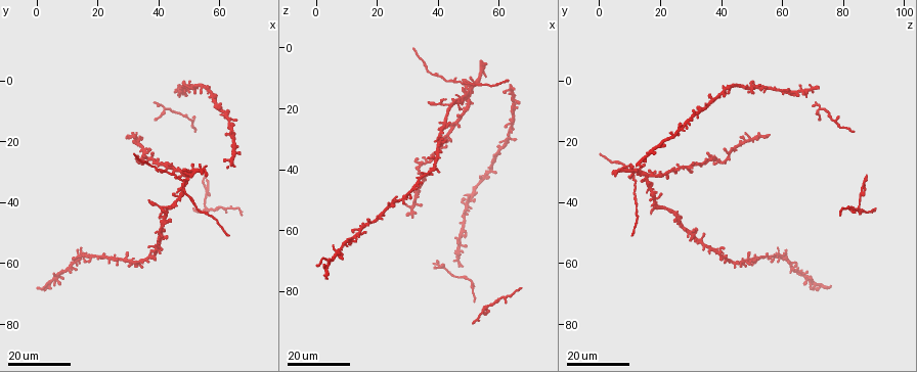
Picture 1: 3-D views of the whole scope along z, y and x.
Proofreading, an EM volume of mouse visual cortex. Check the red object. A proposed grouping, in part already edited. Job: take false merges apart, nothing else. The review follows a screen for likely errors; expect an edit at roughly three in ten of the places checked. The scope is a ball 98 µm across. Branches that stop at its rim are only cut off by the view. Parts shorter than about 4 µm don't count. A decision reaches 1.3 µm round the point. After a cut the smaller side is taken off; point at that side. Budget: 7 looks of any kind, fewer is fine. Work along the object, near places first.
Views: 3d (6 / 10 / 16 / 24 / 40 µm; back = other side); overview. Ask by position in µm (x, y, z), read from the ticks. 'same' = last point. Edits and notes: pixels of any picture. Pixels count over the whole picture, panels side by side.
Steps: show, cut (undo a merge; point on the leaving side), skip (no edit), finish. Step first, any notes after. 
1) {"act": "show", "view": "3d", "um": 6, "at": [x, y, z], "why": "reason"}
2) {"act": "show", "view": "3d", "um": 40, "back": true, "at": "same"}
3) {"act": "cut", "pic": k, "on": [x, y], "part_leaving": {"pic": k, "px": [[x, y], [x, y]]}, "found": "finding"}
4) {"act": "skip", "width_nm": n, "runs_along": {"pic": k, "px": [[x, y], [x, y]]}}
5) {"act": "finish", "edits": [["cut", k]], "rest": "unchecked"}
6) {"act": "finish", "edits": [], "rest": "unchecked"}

{"act": "show", "view": "3d", "um": 16, "at": [43, 41, 20], "why": "branch point"}

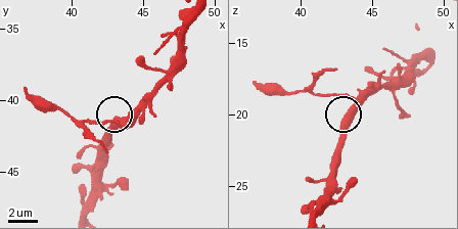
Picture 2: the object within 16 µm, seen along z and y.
{"act": "show", "view": "3d", "um": 6, "at": [43.8, 41.6, 19.2]}

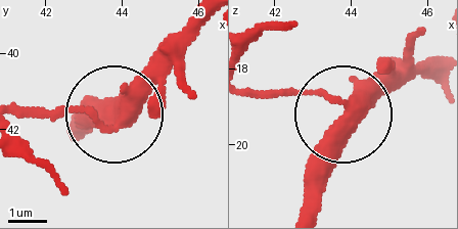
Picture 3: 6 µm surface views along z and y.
{"act": "cut", "pic": 3, "on": [52, 111], "side_arm_um": 8, "part_leaving": {"pic": 3, "px": [[109, 129], [74, 109], [26, 109]]}, "found": "two cells meet here"}

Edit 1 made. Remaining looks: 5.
{"act": "show", "view": "overview"}

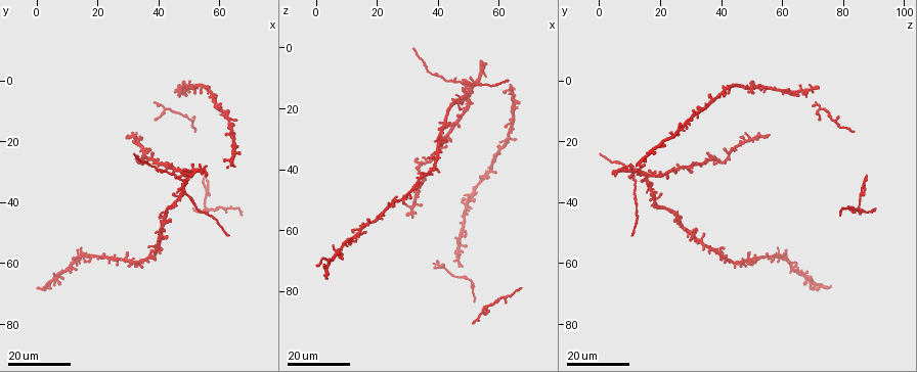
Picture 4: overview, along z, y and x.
{"act": "show", "view": "3d", "um": 24, "at": [48, 33, 12], "why": "three arms meet"}

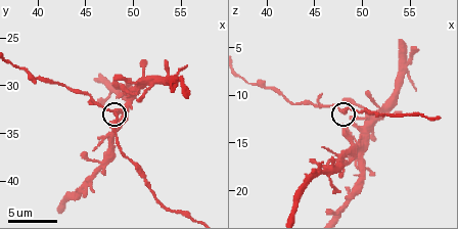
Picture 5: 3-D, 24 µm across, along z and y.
{"act": "show", "view": "3d", "um": 6, "at": "same"}

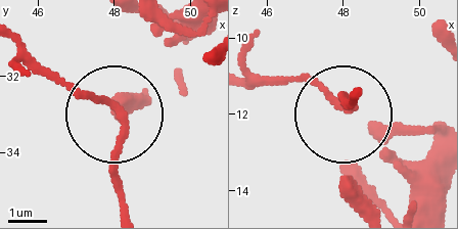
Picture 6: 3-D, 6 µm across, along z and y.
{"act": "skip", "arms": 3, "found": "continuous, no second cell"}

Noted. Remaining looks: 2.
{"act": "show", "view": "3d", "um": 24, "at": [42, 10, 72], "why": "three-way junction"}

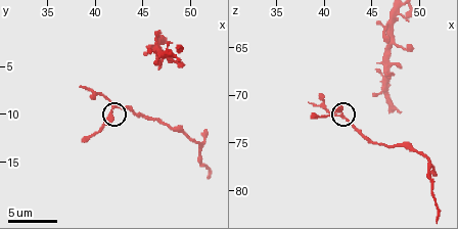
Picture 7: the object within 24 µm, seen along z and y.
{"act": "show", "view": "3d", "um": 10, "at": [42.0, 9.4, 72.2]}

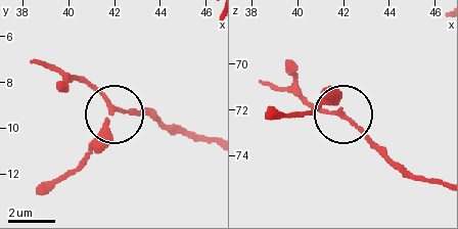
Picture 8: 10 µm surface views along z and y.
{"act": "skip", "side_arm_um": 5, "found": "all the same cell"}

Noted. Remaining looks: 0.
{"act": "finish", "edits": [["cut", 3]], "rest": "unchecked"}

